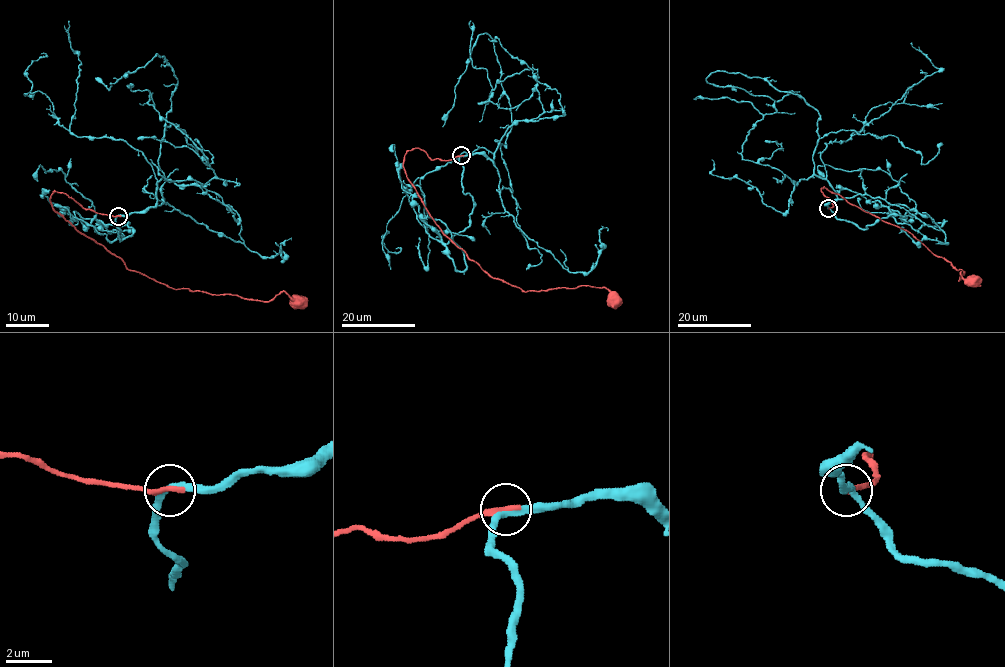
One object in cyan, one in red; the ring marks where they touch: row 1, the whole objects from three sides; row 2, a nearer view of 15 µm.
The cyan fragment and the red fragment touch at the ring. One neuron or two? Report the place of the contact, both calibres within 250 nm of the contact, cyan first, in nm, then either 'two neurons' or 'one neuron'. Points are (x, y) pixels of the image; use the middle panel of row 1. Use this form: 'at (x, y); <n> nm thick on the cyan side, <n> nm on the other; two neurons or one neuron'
at (461, 155); 300 nm thick on the cyan side, 280 nm on the other; one neuron

